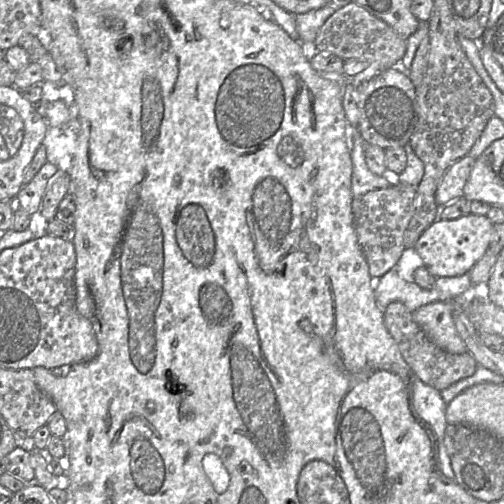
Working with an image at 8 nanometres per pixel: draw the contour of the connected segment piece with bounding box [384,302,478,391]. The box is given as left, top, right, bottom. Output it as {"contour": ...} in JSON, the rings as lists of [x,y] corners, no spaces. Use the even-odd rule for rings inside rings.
{"contour":[[[392,302],[384,309],[384,324],[413,375],[436,390],[442,391],[475,373],[478,365],[471,354],[452,354],[438,347],[414,321],[412,312],[403,303]]]}

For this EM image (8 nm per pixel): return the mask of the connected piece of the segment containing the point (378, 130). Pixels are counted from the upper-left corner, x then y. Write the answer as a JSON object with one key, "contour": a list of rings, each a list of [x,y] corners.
{"contour":[[[389,68],[359,84],[357,104],[360,111],[358,130],[366,144],[386,150],[404,148],[410,142],[418,122],[418,111],[415,86],[408,73]]]}

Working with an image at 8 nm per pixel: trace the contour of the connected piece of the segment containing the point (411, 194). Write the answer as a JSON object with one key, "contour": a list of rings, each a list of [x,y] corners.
{"contour":[[[399,176],[393,177],[396,184],[393,184],[388,188],[369,191],[352,201],[353,224],[358,243],[367,261],[369,274],[374,280],[378,280],[397,265],[405,250],[404,233],[413,216],[417,187],[399,183],[398,177]]]}

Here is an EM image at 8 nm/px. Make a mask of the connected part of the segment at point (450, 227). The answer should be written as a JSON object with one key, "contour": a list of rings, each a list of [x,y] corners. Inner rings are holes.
{"contour":[[[468,214],[453,220],[437,220],[419,237],[415,249],[423,266],[435,278],[456,277],[469,274],[470,270],[488,251],[494,232],[487,216]]]}

